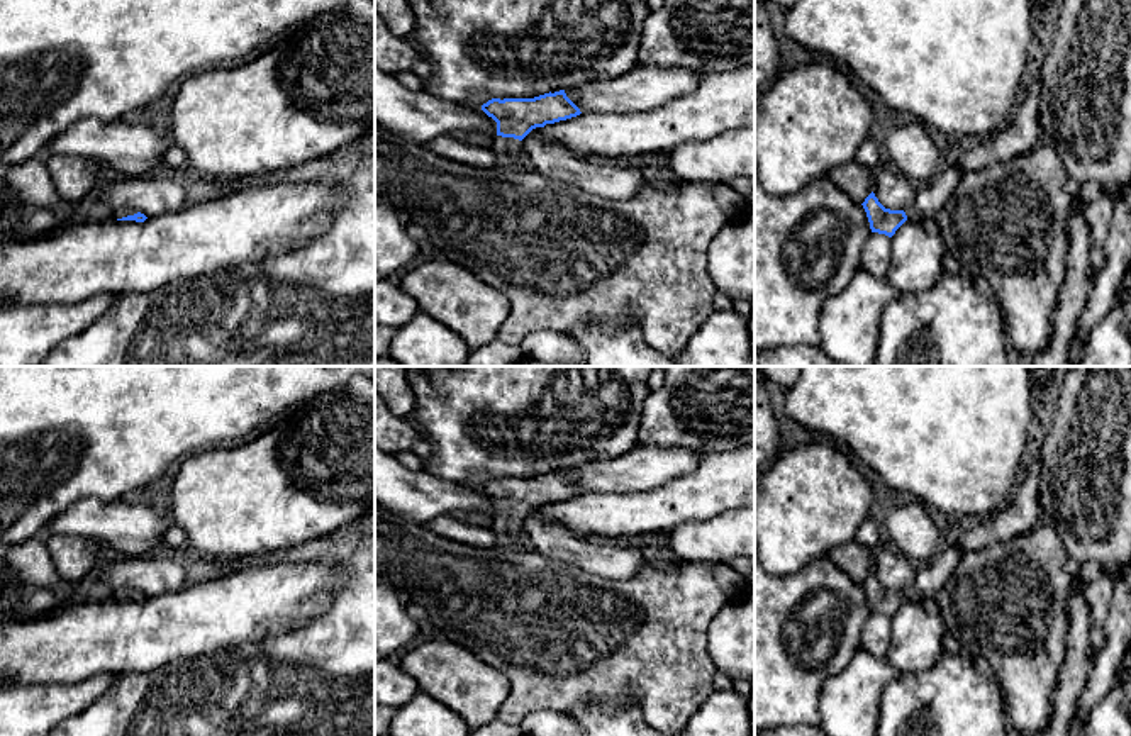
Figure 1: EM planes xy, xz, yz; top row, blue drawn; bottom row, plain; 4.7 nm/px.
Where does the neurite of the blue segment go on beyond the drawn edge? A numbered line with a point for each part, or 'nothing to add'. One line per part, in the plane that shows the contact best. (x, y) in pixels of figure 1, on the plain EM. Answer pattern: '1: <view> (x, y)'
1: xz (507, 529)

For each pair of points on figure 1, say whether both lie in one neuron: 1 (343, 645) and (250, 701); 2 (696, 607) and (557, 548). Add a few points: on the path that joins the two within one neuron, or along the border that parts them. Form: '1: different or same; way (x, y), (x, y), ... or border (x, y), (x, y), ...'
1: same; way (319, 669), (287, 701), (273, 701)
2: different; border (645, 560), (624, 579), (601, 579), (587, 572)

